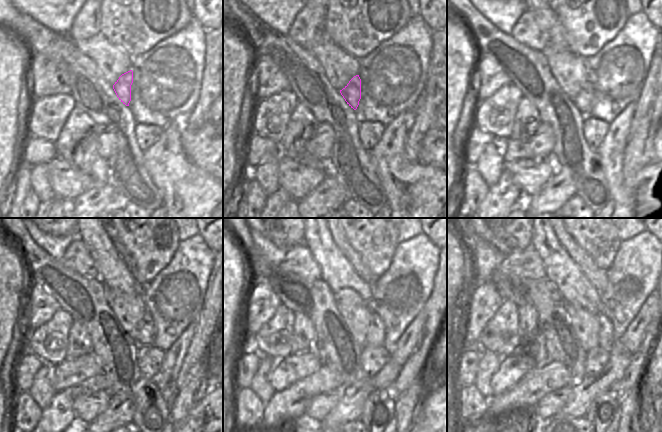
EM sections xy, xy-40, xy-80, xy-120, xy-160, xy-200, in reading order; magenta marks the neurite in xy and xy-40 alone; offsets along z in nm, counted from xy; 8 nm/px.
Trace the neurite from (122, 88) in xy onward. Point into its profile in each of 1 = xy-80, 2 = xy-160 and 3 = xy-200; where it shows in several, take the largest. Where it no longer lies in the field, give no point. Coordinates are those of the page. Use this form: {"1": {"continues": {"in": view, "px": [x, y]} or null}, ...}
{"1": {"continues": {"in": "xy-80", "px": [583, 102]}}, "2": {"continues": {"in": "xy-160", "px": [376, 333]}}, "3": {"continues": {"in": "xy-200", "px": [606, 338]}}}

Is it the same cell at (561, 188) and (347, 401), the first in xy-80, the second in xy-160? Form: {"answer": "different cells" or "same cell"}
{"answer": "same cell"}

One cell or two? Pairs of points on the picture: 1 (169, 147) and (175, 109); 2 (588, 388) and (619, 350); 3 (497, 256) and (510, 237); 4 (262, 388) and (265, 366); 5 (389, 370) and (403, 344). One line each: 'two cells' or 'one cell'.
1: two cells
2: one cell
3: two cells
4: one cell
5: two cells

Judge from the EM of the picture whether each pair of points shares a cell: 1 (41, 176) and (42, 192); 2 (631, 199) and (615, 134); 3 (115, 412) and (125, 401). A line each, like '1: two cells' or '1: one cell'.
1: one cell
2: one cell
3: one cell

